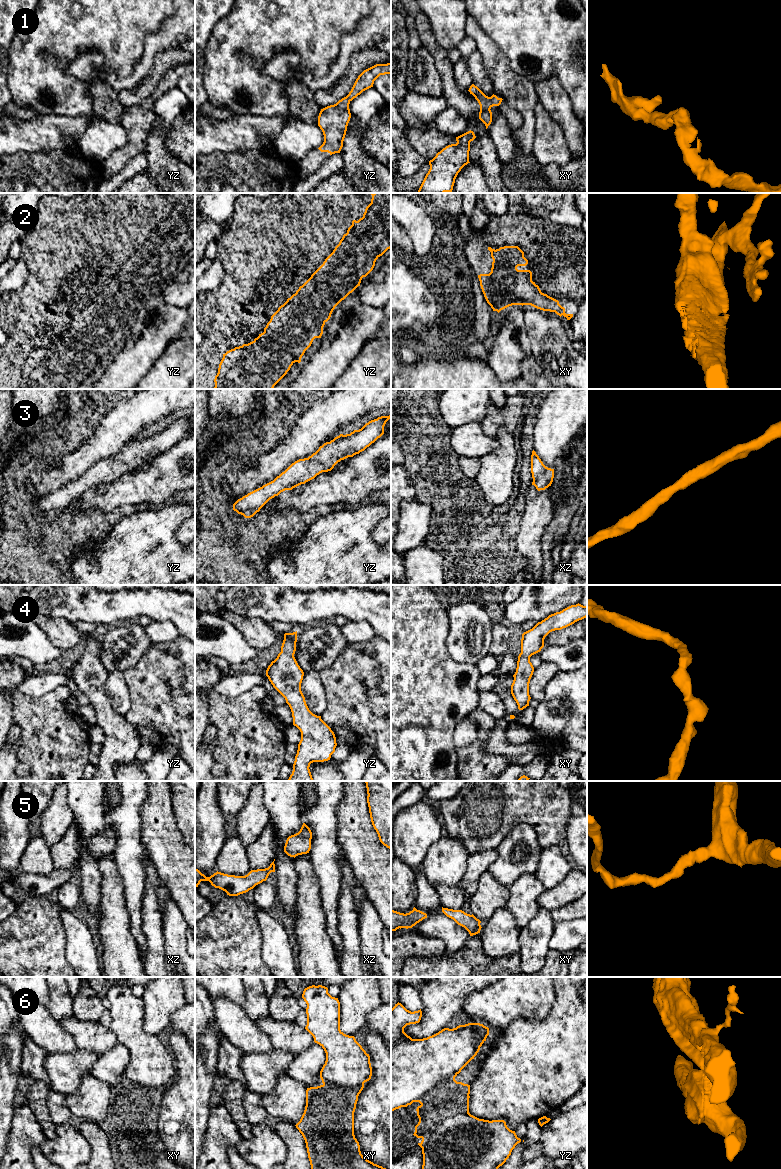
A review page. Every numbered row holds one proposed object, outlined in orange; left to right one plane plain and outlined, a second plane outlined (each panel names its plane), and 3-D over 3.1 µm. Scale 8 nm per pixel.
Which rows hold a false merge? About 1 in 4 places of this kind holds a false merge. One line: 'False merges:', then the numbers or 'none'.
False merges: 6

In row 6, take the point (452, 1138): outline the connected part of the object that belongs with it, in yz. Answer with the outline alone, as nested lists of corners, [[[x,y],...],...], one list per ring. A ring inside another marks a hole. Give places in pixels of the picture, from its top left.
[[[440,1080],[439,1085],[425,1093],[423,1103],[417,1107],[418,1124],[414,1136],[421,1138],[422,1169],[498,1169],[521,1142],[515,1131],[510,1130],[504,1120],[479,1119],[469,1113],[470,1085],[453,1080]]]

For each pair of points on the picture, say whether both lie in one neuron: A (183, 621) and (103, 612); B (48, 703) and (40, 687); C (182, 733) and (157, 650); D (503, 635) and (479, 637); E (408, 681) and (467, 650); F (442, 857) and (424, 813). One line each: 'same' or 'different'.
A: same
B: different
C: same
D: different
E: different
F: different

